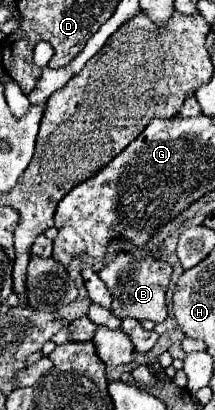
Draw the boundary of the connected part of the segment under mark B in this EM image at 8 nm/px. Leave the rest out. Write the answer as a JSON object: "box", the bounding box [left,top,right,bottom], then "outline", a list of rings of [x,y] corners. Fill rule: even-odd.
{"box":[99,252,173,322],"outline":[[[115,252],[113,260],[99,270],[99,278],[105,282],[113,296],[111,312],[119,318],[135,318],[135,320],[153,320],[163,322],[167,318],[165,292],[171,280],[173,266],[169,262],[161,262],[151,254],[135,256],[127,252]]]}

